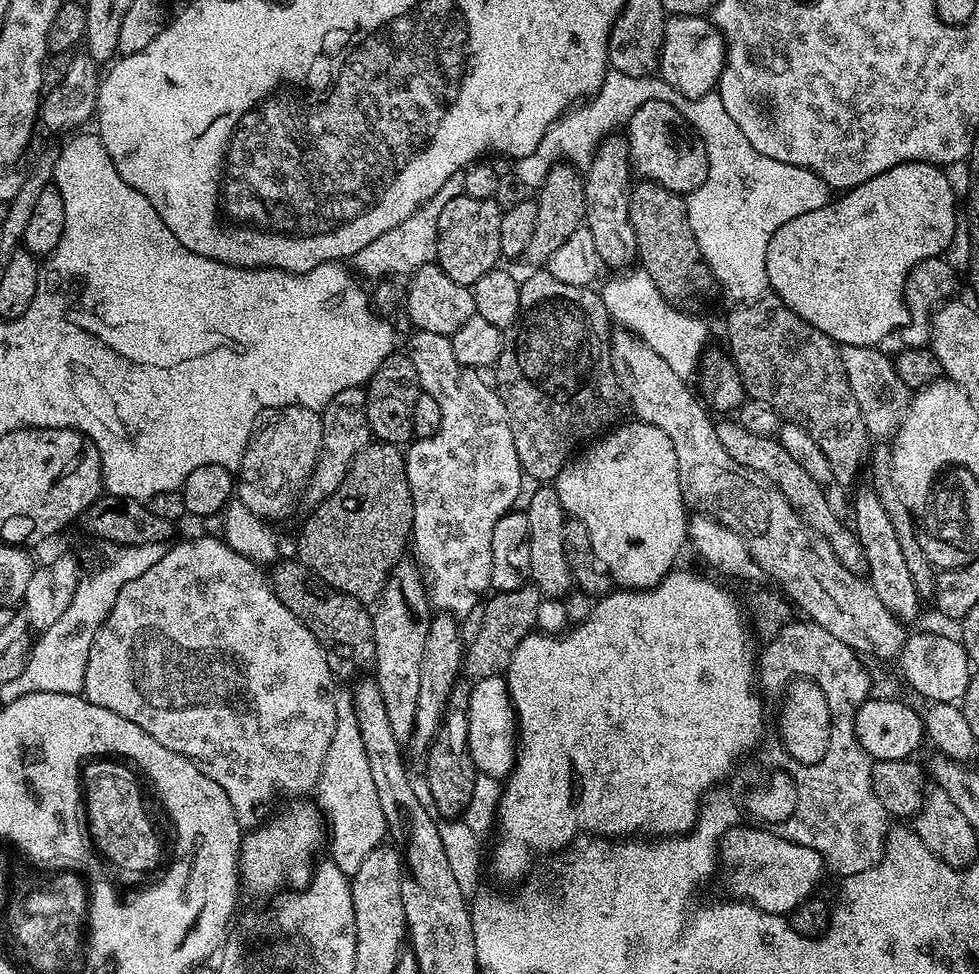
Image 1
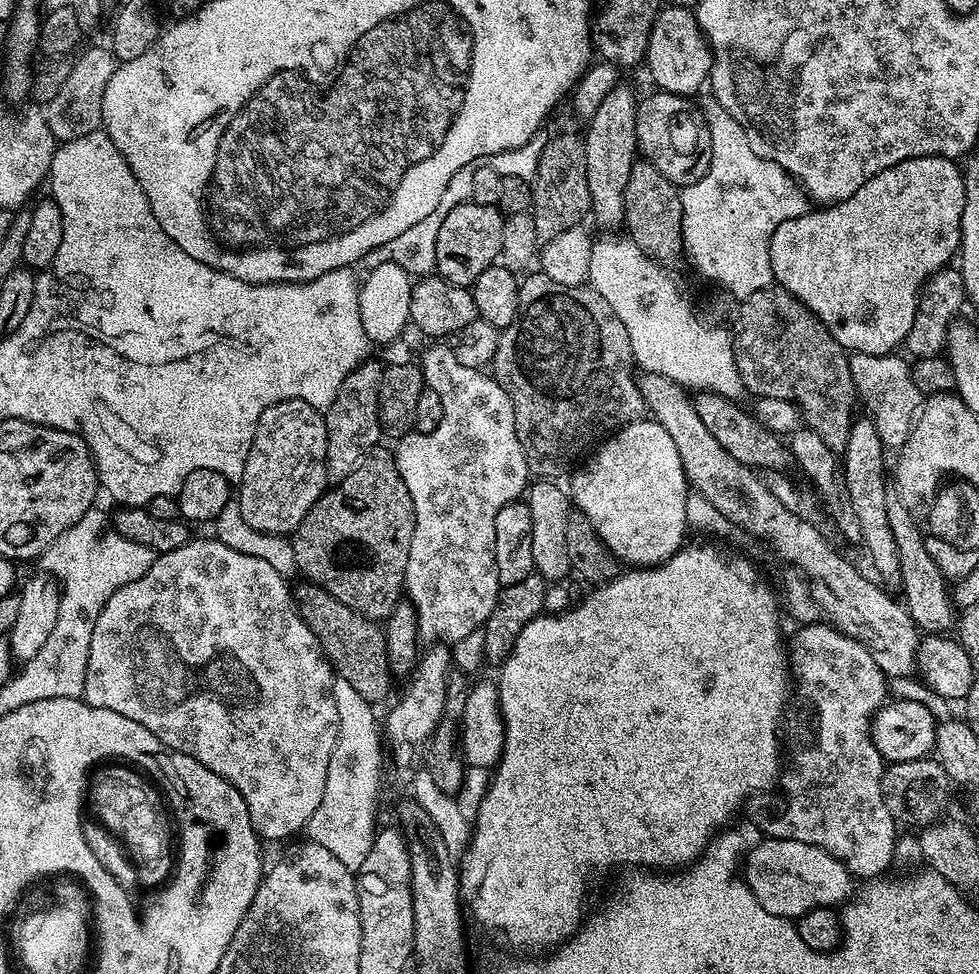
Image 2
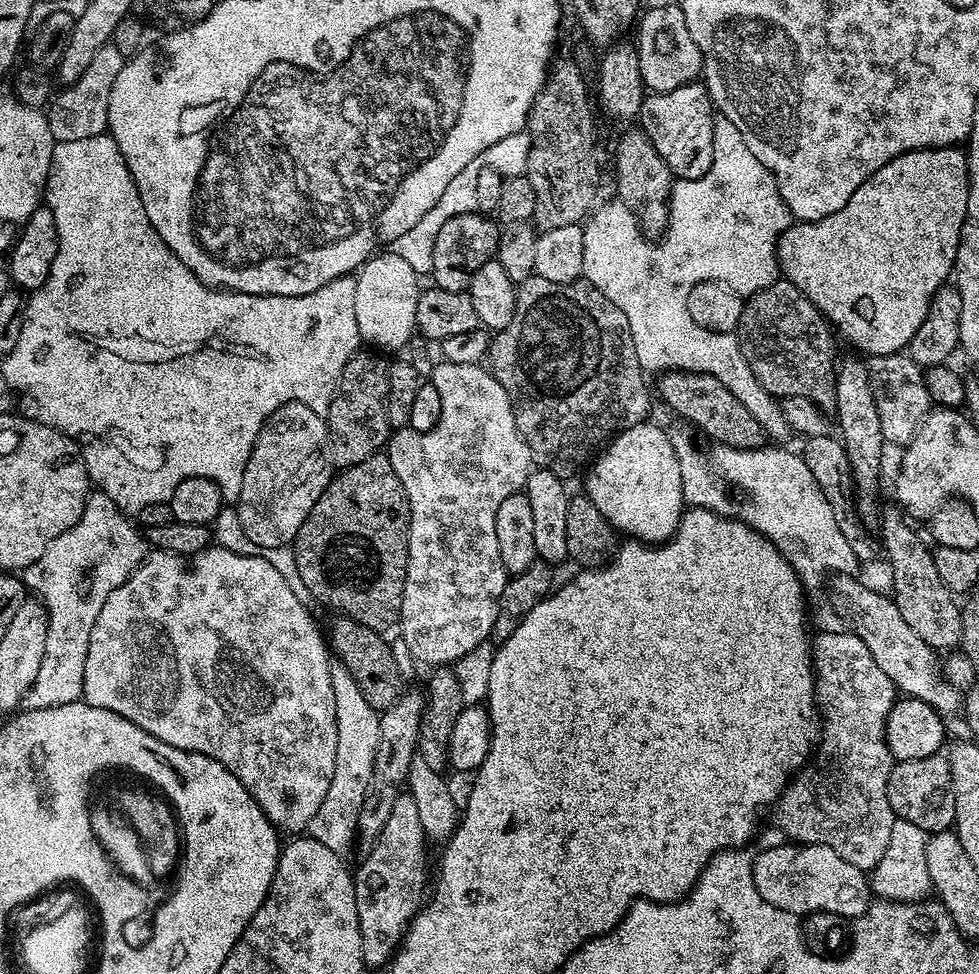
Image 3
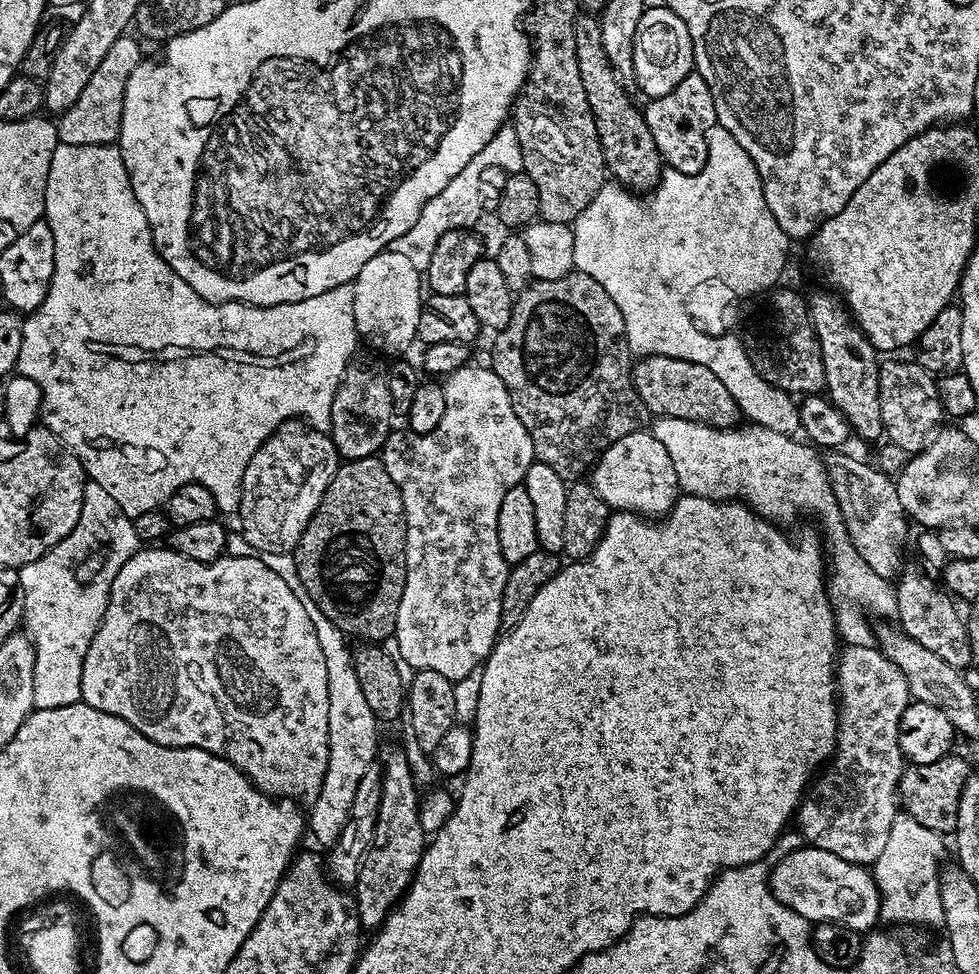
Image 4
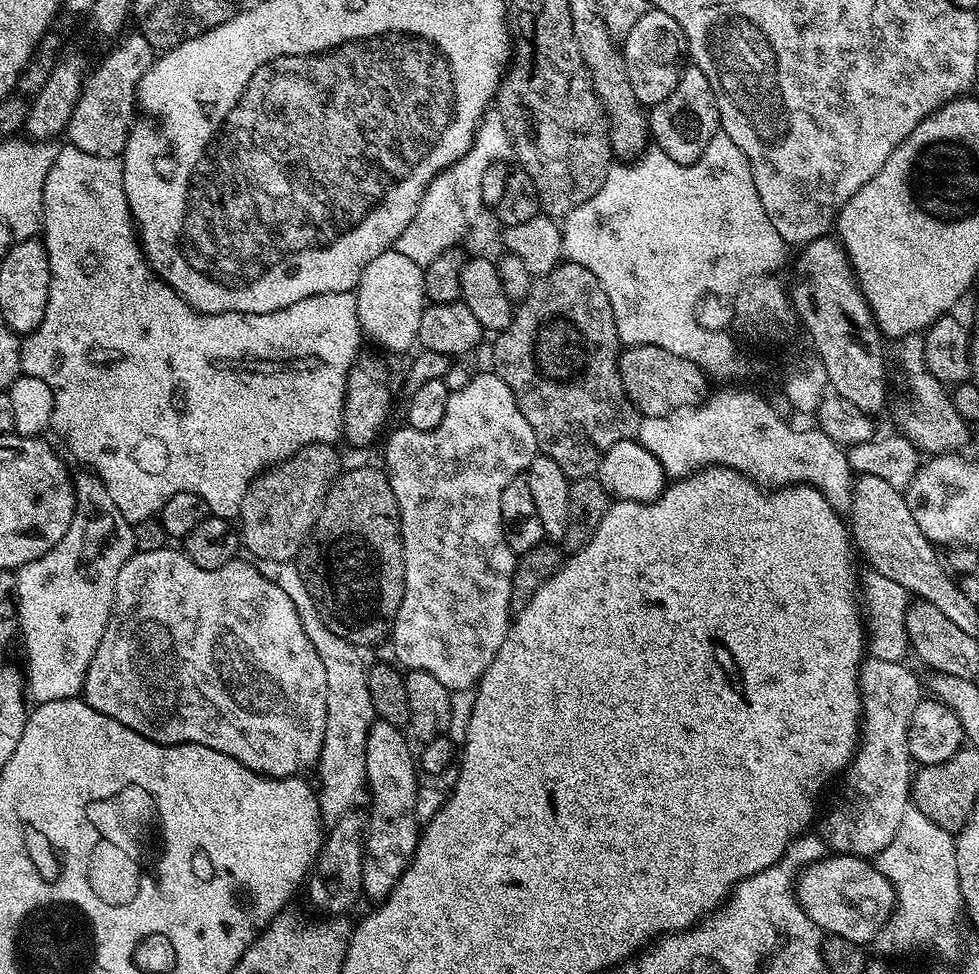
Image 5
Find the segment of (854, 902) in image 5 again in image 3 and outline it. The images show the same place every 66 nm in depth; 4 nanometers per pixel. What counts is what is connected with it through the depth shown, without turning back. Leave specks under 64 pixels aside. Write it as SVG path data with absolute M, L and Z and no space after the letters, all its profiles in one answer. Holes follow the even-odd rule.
M783 843L765 852L757 851L752 861L752 881L772 909L777 913L793 912L796 918L810 912L829 912L849 918L864 915L870 903L870 880L865 869L850 866L850 862L838 858L830 846Z

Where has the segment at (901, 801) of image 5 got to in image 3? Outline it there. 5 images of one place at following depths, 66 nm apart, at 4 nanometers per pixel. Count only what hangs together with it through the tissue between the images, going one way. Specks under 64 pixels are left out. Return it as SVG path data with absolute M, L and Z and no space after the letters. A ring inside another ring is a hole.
M820 632L814 640L814 671L816 673L816 701L822 715L822 735L818 747L823 750L828 764L828 772L814 772L807 766L797 771L794 779L785 788L774 805L776 824L789 841L806 838L806 844L830 846L838 858L846 858L850 866L870 870L878 866L887 844L890 830L897 820L890 810L890 798L886 798L886 782L890 782L890 770L894 763L892 751L884 741L887 718L898 699L898 689L891 678L882 674L874 654L858 649L855 632Z

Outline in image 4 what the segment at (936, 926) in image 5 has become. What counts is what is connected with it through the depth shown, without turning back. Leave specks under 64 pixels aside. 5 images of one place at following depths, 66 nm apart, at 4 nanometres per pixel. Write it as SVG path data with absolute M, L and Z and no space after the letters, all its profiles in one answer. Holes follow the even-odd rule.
M898 814L894 818L894 822L890 826L890 835L886 841L886 847L882 849L882 854L878 854L876 861L870 865L870 871L874 882L880 891L880 920L886 922L889 920L889 925L892 926L928 926L924 924L936 924L936 926L944 923L944 907L942 906L942 894L940 893L940 876L942 871L942 863L940 859L944 856L944 840L945 837L941 833L930 830L930 826L922 826L922 822L917 822L916 819L910 818L903 814Z

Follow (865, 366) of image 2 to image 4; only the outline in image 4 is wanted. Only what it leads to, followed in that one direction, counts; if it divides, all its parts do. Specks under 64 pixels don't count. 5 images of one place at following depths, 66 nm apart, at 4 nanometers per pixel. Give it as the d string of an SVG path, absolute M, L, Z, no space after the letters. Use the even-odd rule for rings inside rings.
M900 358L885 359L878 374L878 398L882 402L884 436L907 454L915 454L921 452L933 433L941 427L940 416L943 417L945 411L936 389L937 377L931 376L920 364L896 359Z

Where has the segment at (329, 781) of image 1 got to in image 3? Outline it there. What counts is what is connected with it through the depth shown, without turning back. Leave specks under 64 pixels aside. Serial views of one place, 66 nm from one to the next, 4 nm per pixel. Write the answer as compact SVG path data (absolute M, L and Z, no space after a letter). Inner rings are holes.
M333 663L330 678L334 690L334 714L338 718L338 758L334 758L334 778L330 778L330 790L326 790L326 798L322 798L322 806L318 806L318 814L314 814L310 828L322 846L330 846L330 850L344 854L348 847L353 847L356 839L358 814L364 805L364 796L368 793L368 783L374 770L380 713L370 706L370 702L366 702L362 690L358 690L358 682L354 682L344 664Z

